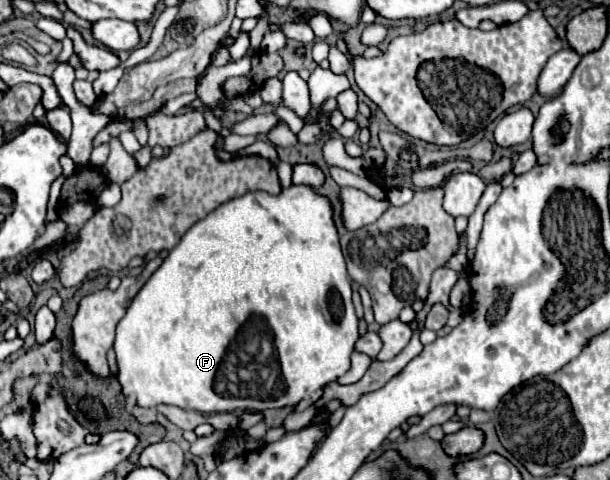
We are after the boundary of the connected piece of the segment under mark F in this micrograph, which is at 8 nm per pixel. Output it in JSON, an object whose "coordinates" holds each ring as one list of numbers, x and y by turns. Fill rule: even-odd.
{"coordinates":[[290,186,282,190,278,196,272,196,268,192,248,192,240,198,228,200,226,204,220,204,216,210,212,210,204,220,196,222,184,238,170,250,162,266,150,276,150,280,140,288,136,298,130,302,124,318,116,326,116,340,114,340,114,352,116,352,116,364,118,374,116,380,122,386,124,398,134,396,136,404,142,408,154,408,158,404,172,404,186,410,198,410,202,414,214,414,214,412,232,412,232,410,268,410,268,408,284,408,284,406,296,406,308,392,314,392,318,388,324,388,328,382,336,380,350,368,350,354,354,350,354,342,358,340,358,318,354,314,352,306,352,288,350,278,346,272,344,256,338,242,338,232,332,222,332,206,328,198,316,194,316,190,308,186],[336,290,342,296,344,312,336,320,328,308,328,294],[250,316,262,316,268,322,268,328,272,332,272,356,274,360,264,362,260,358,250,360,236,360,236,356,230,356,228,350,236,338,236,332,246,324]]}

